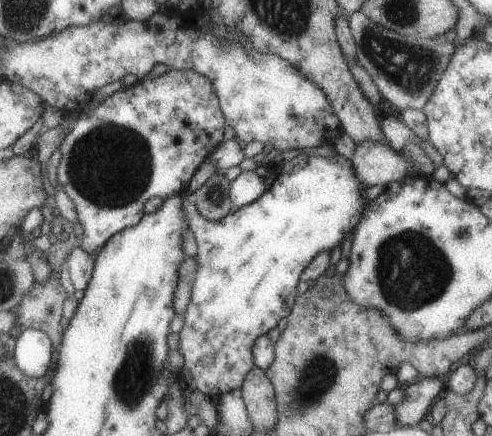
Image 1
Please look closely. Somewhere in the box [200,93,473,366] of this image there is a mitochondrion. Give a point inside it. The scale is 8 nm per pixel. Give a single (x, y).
(412, 272)

